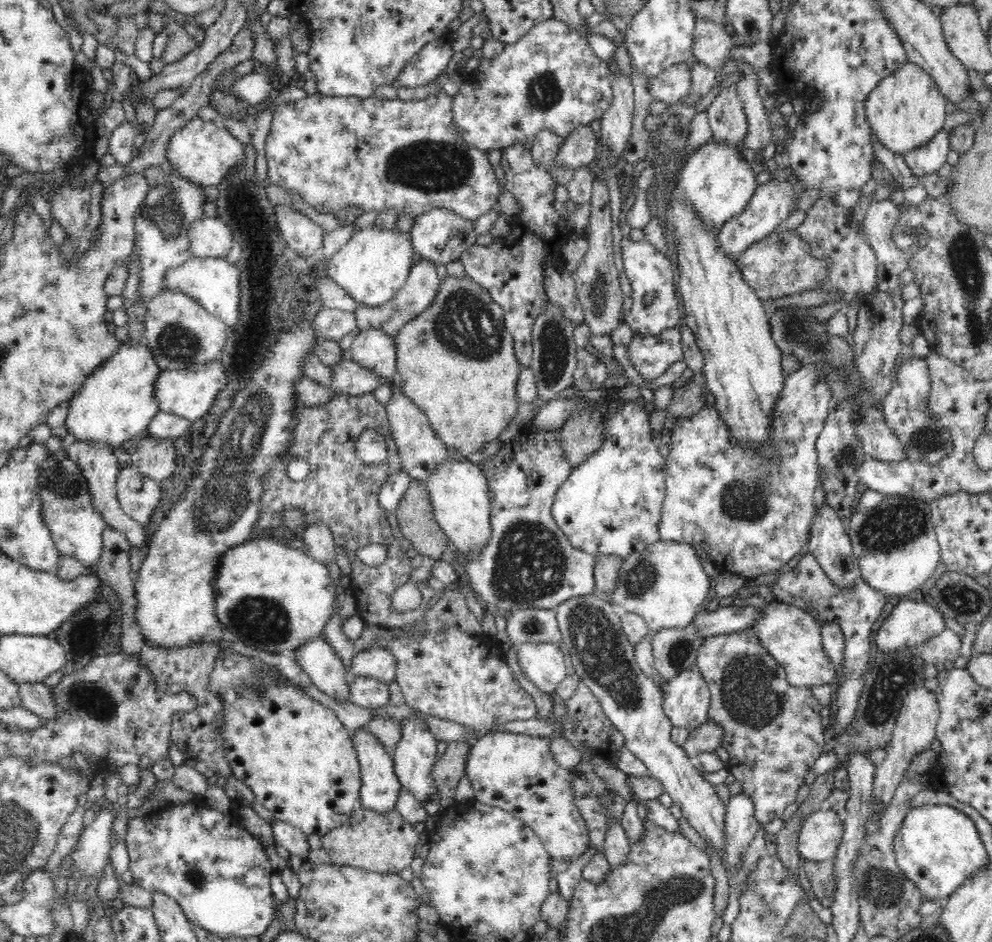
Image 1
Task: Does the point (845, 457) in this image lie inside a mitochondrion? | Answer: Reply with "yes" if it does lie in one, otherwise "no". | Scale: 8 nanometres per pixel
yes

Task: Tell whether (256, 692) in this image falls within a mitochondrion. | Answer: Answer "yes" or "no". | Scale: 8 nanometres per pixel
yes

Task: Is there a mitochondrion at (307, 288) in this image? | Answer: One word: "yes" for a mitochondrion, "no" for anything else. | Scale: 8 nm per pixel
no

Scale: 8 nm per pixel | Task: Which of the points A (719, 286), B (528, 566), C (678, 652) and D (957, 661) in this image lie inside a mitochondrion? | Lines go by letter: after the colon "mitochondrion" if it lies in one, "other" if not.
A: other
B: mitochondrion
C: mitochondrion
D: other

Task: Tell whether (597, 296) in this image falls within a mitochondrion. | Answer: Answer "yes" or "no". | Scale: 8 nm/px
yes

